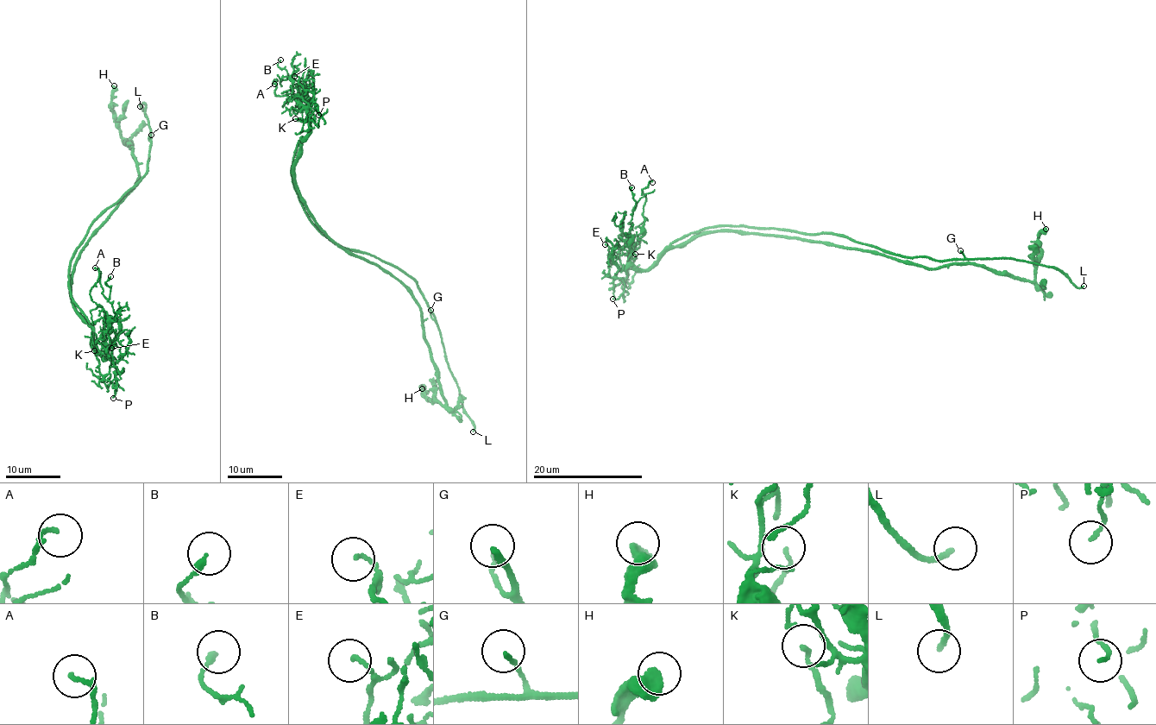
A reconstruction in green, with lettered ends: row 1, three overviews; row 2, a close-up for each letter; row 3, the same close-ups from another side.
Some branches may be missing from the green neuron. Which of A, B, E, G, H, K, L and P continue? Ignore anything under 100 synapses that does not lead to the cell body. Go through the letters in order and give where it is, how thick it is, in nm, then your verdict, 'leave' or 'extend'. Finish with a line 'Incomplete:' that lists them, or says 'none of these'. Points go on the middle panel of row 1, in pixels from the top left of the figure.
A: place (274, 84); calibre 120 nm; leave
B: place (280, 59); calibre 220 nm; leave
E: place (294, 76); calibre 100 nm; leave
G: place (430, 310); calibre 130 nm; leave
H: place (422, 388); calibre 480 nm; leave
K: place (295, 118); calibre 120 nm; leave
L: place (473, 431); calibre 170 nm; extend
P: place (318, 115); calibre 120 nm; leave
Incomplete: L

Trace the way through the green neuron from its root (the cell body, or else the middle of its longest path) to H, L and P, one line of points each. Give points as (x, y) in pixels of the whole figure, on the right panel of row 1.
H: (672, 242), (741, 230), (870, 250), (927, 267), (972, 262), (1030, 281), (1035, 277), (1038, 233), (1046, 229)
L: (672, 242), (721, 225), (811, 236), (832, 233), (911, 257), (1010, 256), (1052, 266), (1077, 287), (1083, 286)
P: (672, 242), (651, 267), (621, 268), (613, 281), (612, 299)

